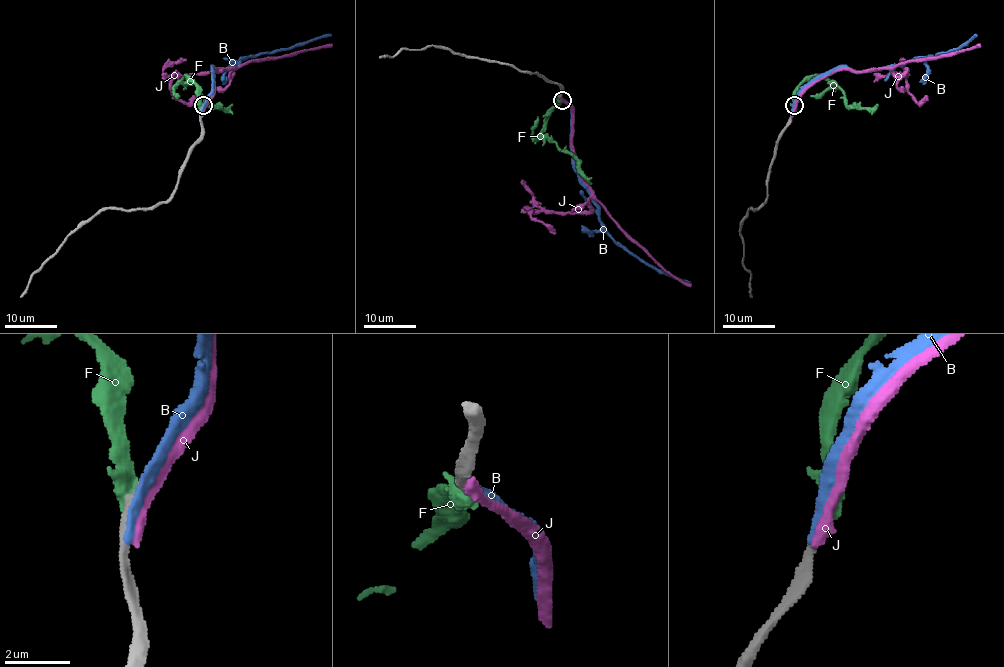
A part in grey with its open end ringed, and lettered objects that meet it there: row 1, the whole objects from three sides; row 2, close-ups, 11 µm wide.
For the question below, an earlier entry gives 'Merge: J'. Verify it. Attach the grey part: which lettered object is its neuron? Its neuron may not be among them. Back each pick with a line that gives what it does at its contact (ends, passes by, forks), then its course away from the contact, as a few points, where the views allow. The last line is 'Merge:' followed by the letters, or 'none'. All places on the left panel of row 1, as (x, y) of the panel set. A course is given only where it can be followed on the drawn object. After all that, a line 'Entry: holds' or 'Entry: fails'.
Merge: none
Entry: fails

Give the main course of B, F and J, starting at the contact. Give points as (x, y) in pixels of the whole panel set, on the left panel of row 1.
B: (201, 111), (213, 90), (213, 68), (214, 72), (225, 70), (242, 59), (287, 49), (331, 34)
F: (201, 108), (199, 89), (185, 76), (183, 78), (185, 82), (193, 82), (212, 106), (226, 108), (233, 104)
J: (202, 110), (212, 93), (213, 70), (233, 69), (248, 61), (261, 61), (332, 44)

